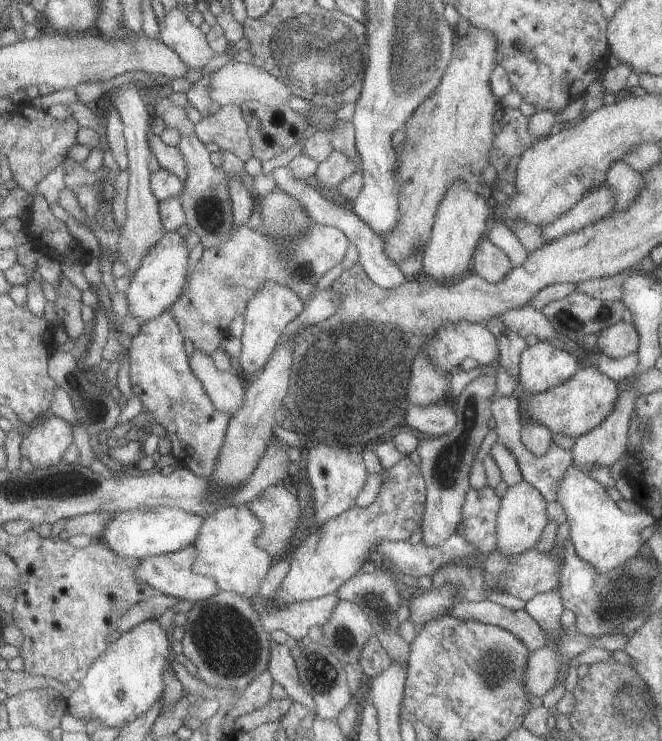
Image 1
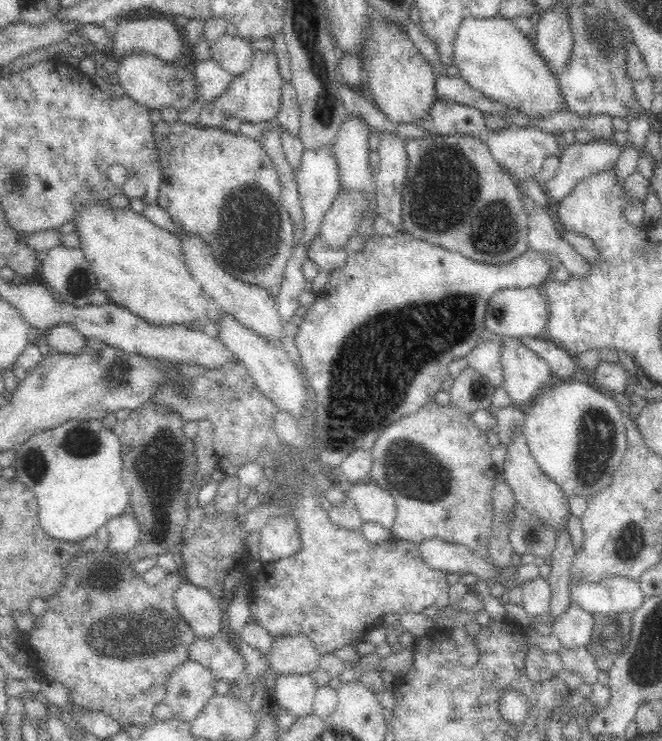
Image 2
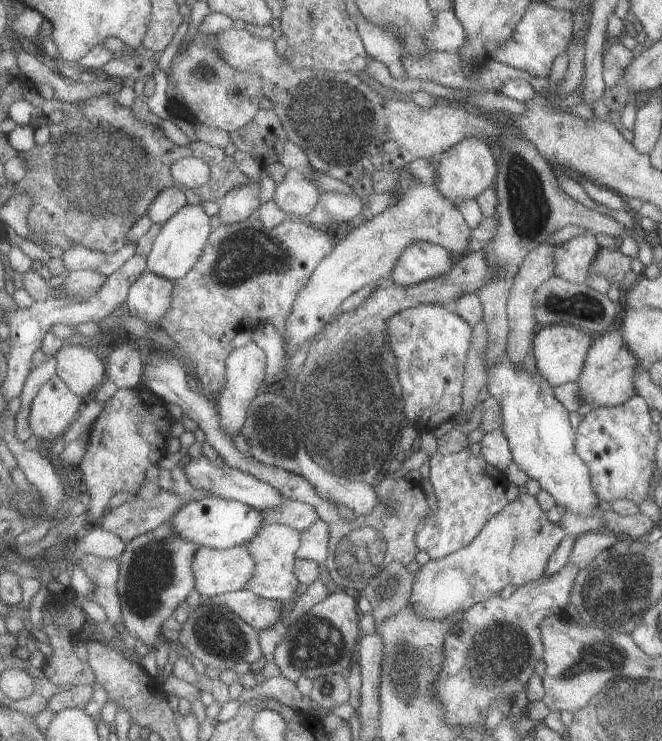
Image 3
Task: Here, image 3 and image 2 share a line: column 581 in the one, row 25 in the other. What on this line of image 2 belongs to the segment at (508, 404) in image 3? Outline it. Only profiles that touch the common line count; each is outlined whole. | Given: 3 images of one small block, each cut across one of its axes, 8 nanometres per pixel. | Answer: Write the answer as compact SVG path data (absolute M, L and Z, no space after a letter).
M500 14L487 19L467 16L458 25L456 38L453 40L453 64L458 68L459 77L472 88L498 103L536 117L536 120L558 114L558 111L566 108L561 99L558 77L534 48L531 37L524 36L512 20Z

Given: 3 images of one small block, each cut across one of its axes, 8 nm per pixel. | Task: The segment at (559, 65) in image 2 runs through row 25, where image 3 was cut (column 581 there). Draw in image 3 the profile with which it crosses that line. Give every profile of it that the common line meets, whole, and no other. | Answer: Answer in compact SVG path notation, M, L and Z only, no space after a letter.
M588 531L580 535L573 544L569 556L570 564L575 564L578 570L585 569L601 552L610 548L617 540L614 534L604 534L599 531Z

